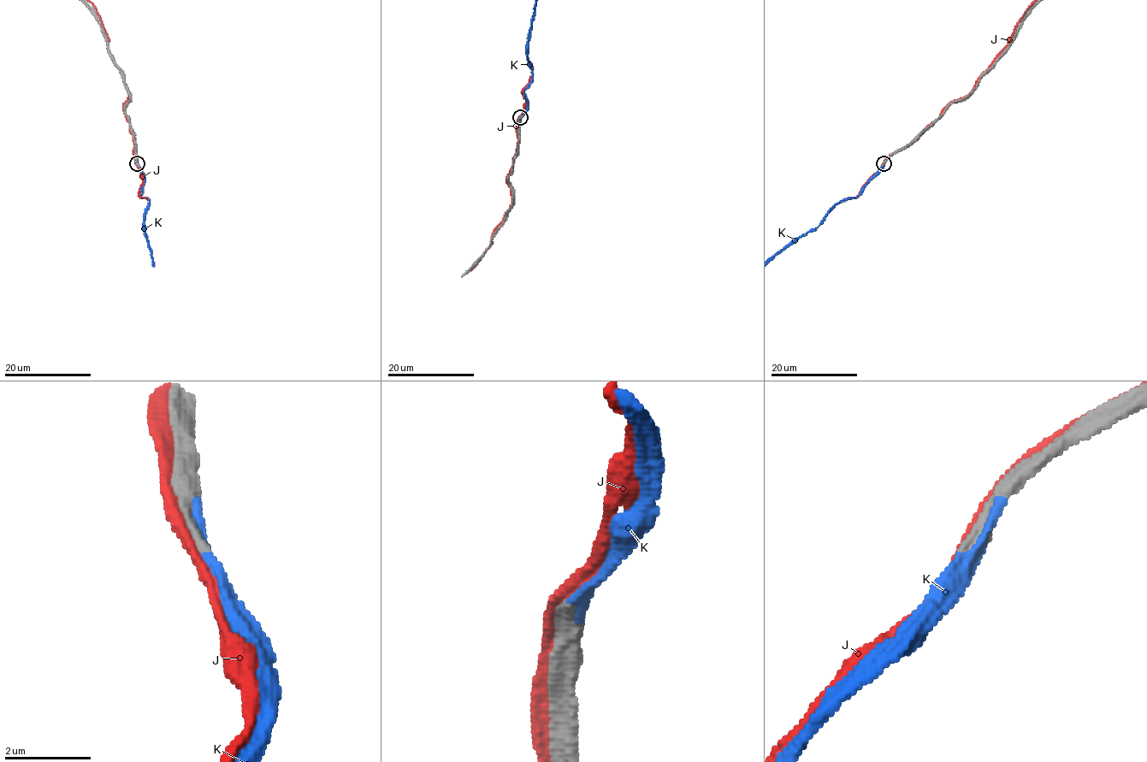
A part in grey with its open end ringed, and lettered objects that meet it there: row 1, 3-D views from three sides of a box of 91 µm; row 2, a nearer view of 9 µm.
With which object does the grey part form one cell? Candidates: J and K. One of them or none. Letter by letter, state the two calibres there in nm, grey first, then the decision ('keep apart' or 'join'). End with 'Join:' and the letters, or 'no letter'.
J: calibres 400 and 240 nm; keep apart
K: calibres 440 and 340 nm; join
Join: K

